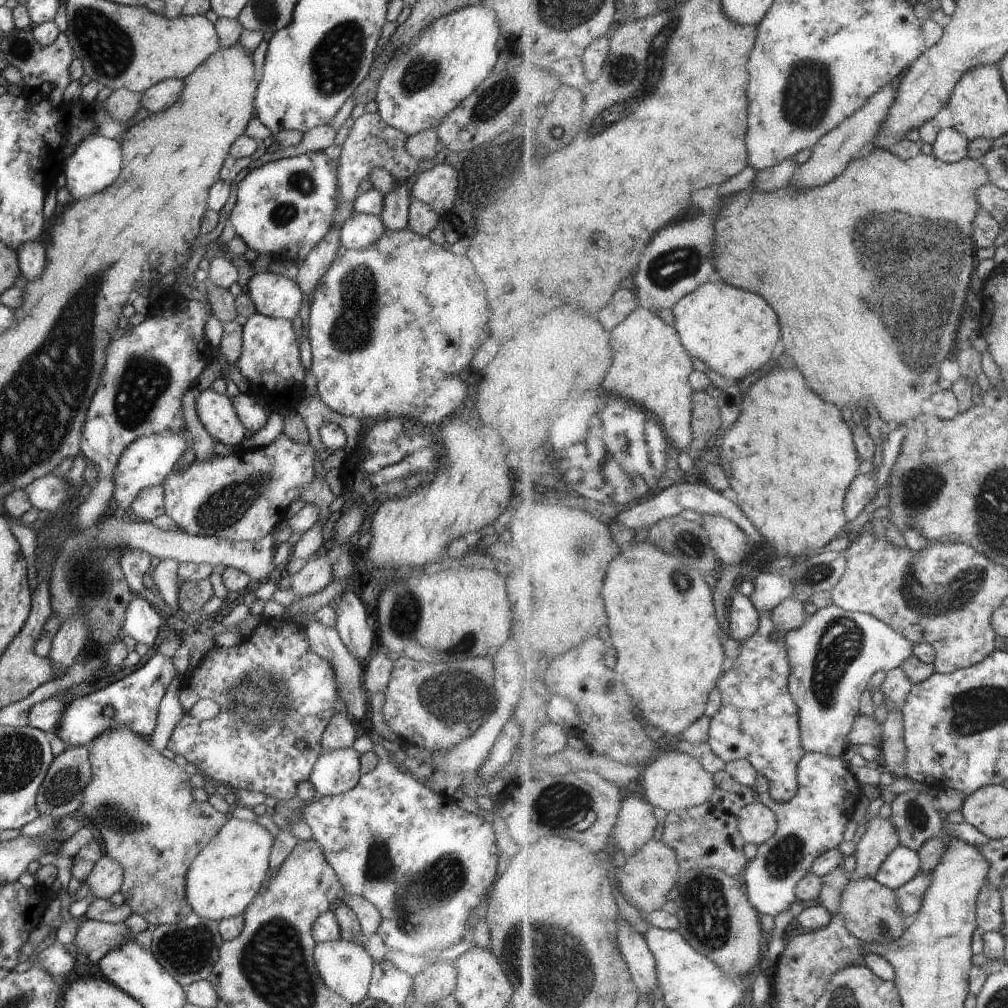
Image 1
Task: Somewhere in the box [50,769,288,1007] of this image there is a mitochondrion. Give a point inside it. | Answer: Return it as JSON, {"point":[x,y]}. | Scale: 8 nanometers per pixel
{"point":[189,950]}

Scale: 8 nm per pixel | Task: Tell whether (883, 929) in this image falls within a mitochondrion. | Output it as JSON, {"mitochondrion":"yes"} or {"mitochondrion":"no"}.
{"mitochondrion":"yes"}

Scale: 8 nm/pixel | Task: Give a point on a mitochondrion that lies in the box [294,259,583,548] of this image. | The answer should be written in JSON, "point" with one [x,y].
{"point":[351,334]}

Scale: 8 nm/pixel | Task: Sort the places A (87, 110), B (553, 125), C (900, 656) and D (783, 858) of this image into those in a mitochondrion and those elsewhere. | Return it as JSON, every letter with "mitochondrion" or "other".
{"A":"other","B":"mitochondrion","C":"other","D":"mitochondrion"}

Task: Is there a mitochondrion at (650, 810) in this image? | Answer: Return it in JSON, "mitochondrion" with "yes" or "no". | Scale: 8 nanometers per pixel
{"mitochondrion":"no"}

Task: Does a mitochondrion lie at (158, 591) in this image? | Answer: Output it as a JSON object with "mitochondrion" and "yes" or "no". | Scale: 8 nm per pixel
{"mitochondrion":"no"}

